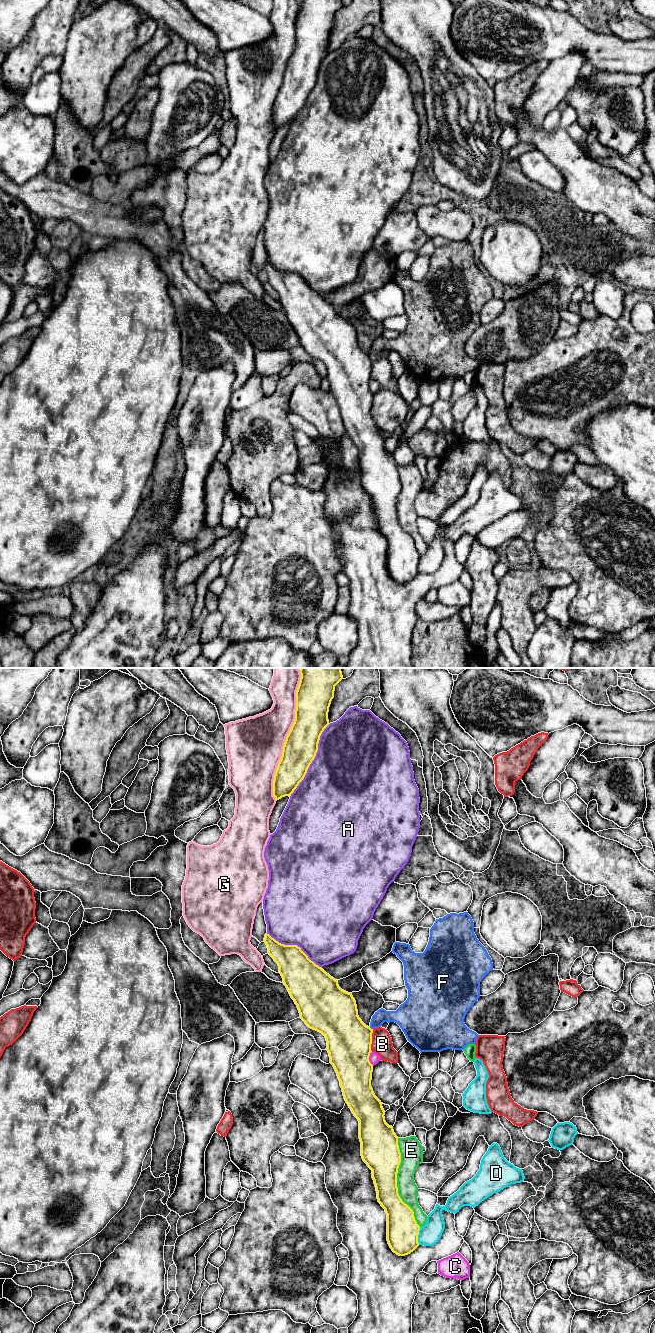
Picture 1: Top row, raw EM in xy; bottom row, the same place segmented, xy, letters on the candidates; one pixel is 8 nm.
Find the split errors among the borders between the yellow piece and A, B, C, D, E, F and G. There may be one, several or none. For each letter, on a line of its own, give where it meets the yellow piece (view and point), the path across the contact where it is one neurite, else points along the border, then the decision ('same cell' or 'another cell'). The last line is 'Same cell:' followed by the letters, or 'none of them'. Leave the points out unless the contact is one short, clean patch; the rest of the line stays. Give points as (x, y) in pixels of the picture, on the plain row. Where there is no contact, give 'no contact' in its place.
A: contact xy (313, 87); another cell
B: contact xy (371, 368); another cell
C: contact xy (368, 386); border xy (371, 379), (369, 389), (373, 393); another cell
D: contact xy (417, 564); another cell
E: contact xy (396, 510); another cell
F: contact xy (370, 356); border xy (369, 355), (372, 357); another cell
G: contact xy (287, 64); another cell
Same cell: none of them

